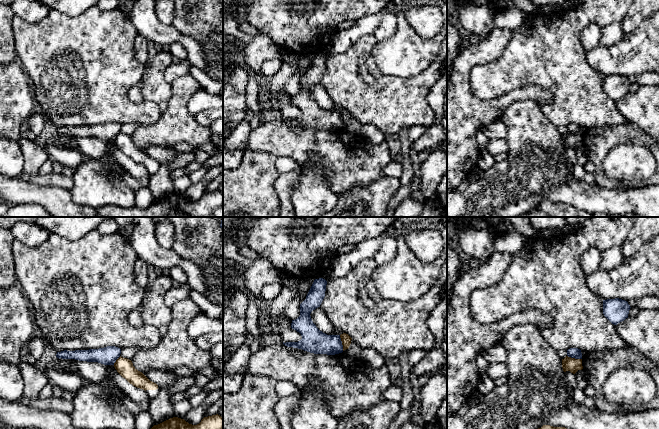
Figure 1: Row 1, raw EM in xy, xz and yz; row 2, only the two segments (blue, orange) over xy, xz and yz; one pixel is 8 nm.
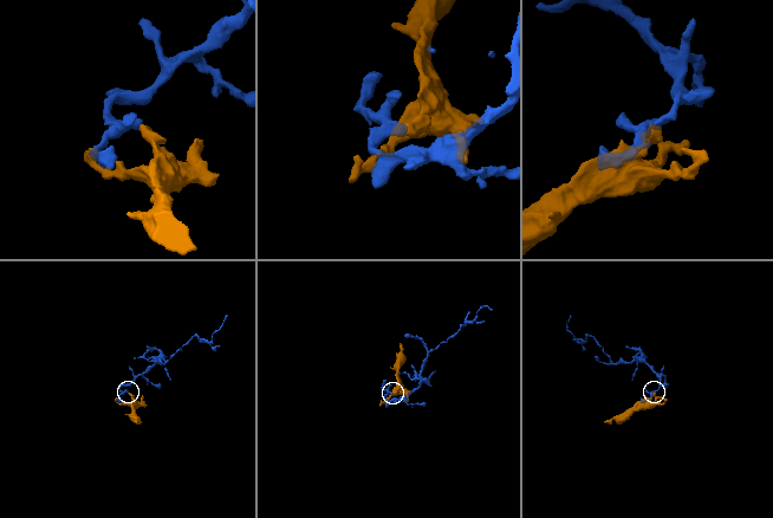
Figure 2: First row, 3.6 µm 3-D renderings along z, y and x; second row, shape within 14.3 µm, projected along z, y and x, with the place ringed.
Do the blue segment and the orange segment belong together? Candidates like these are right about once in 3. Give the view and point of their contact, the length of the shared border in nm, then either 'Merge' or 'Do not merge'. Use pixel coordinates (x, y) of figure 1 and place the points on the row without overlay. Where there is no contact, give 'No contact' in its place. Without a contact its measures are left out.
Touches blue at xz (341, 119). Shared border 130 nm. Do not merge

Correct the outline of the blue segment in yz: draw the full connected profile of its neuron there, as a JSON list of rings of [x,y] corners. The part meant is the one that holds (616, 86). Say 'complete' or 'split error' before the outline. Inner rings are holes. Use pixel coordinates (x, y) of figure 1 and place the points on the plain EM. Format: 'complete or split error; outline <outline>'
complete; outline [[[619,74],[603,76],[603,90],[614,101],[628,94],[630,84],[627,77]]]

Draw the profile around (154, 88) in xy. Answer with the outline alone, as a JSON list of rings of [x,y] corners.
[[[159,51],[152,60],[149,73],[141,86],[145,101],[157,104],[168,102],[172,97],[172,84],[164,79],[164,72],[172,63],[170,52]]]

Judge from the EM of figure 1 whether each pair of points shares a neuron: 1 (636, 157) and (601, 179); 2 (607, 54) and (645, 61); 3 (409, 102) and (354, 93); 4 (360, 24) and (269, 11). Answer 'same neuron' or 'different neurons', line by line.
1: different neurons
2: same neuron
3: same neuron
4: different neurons

